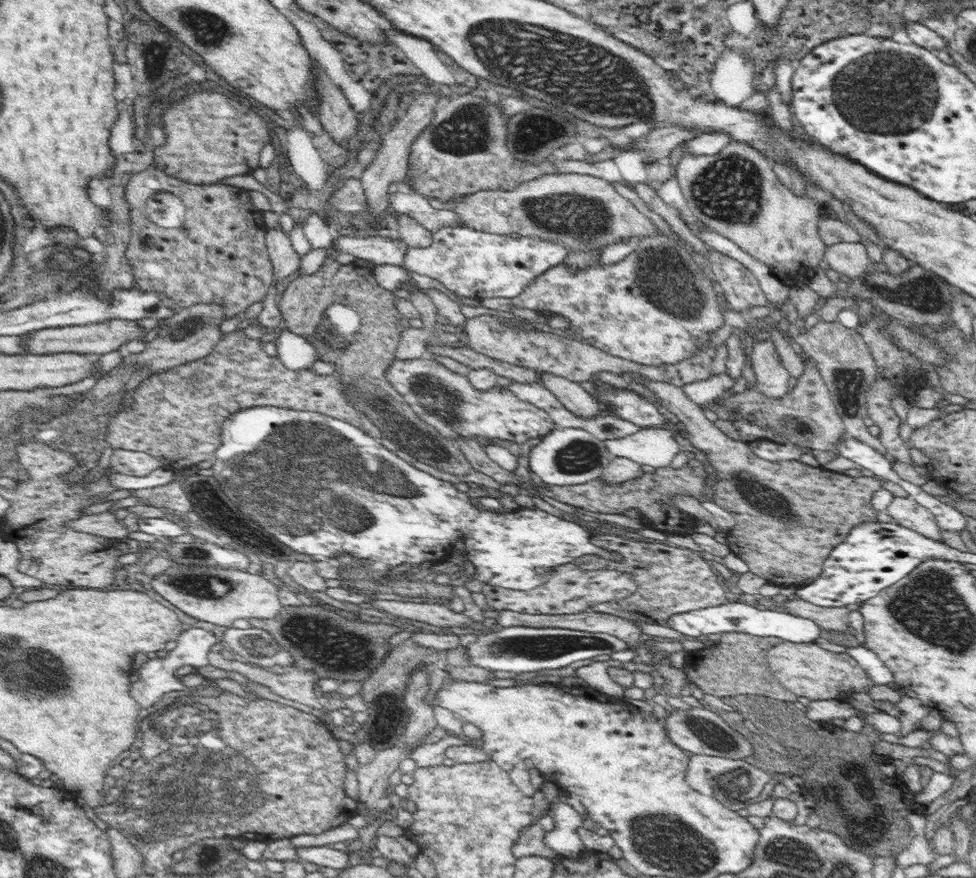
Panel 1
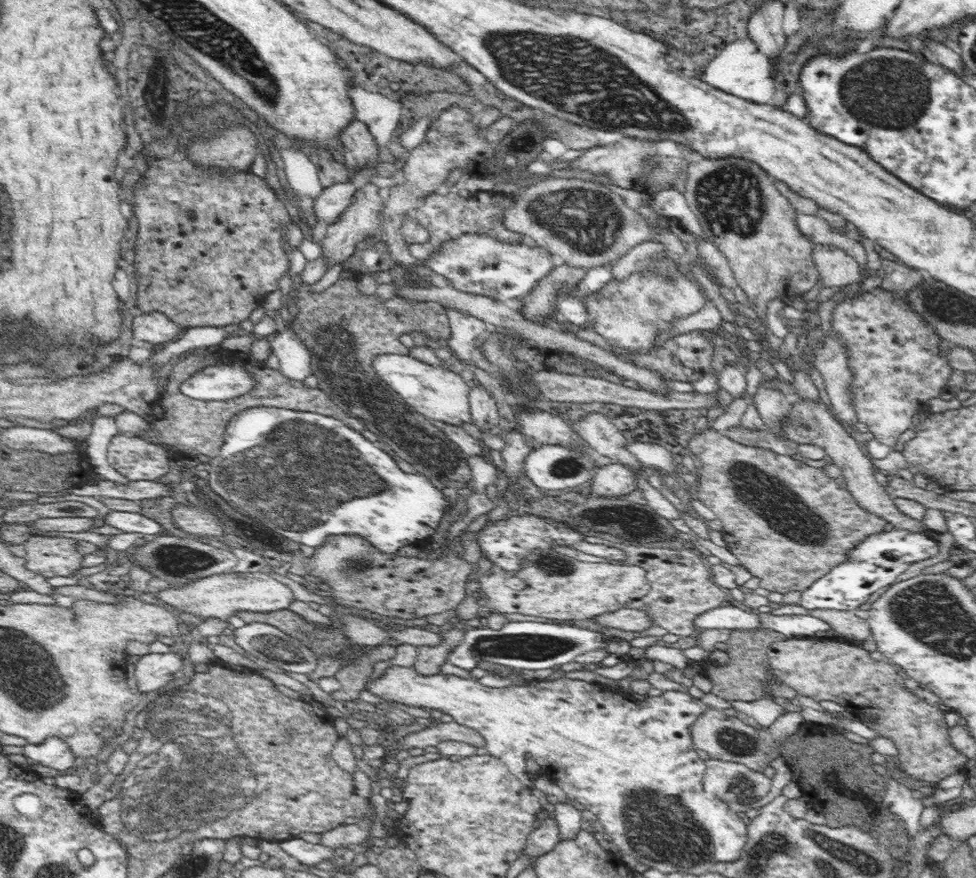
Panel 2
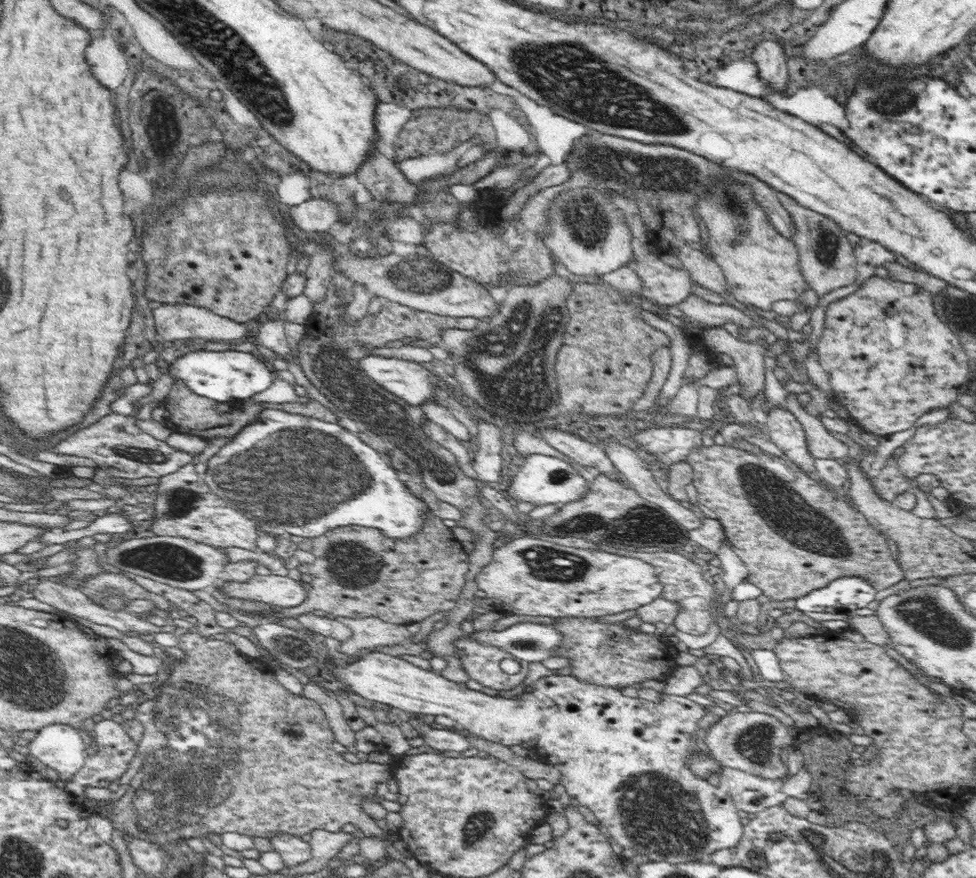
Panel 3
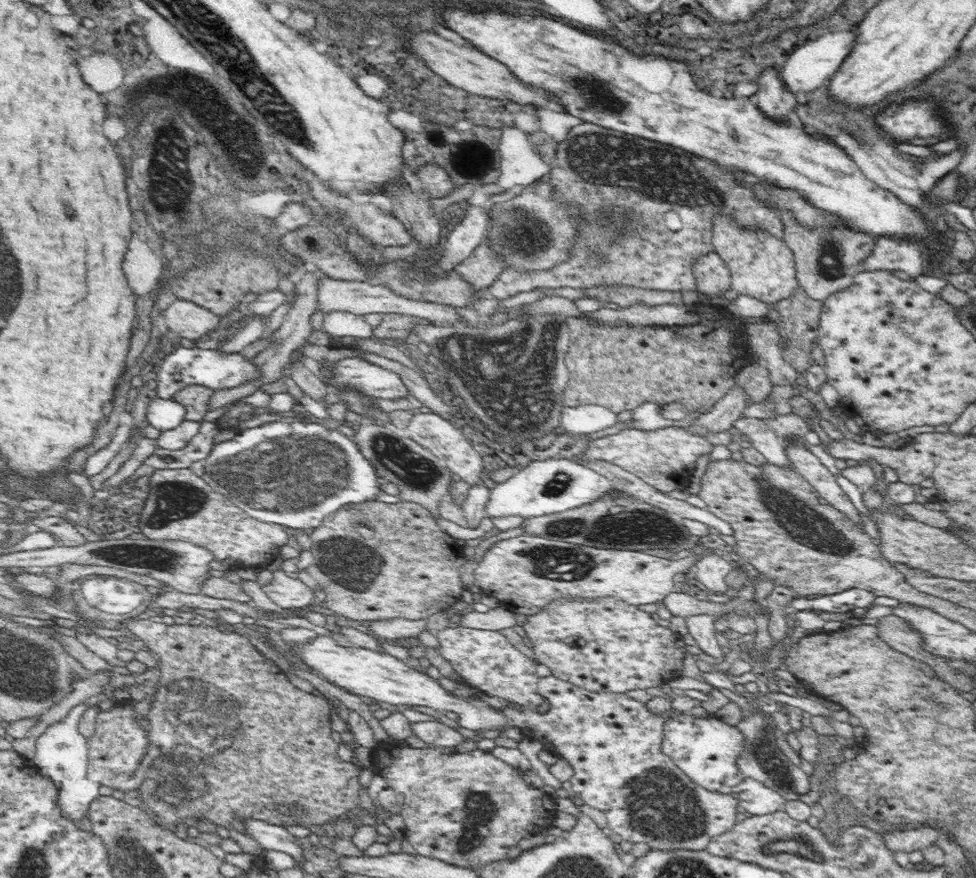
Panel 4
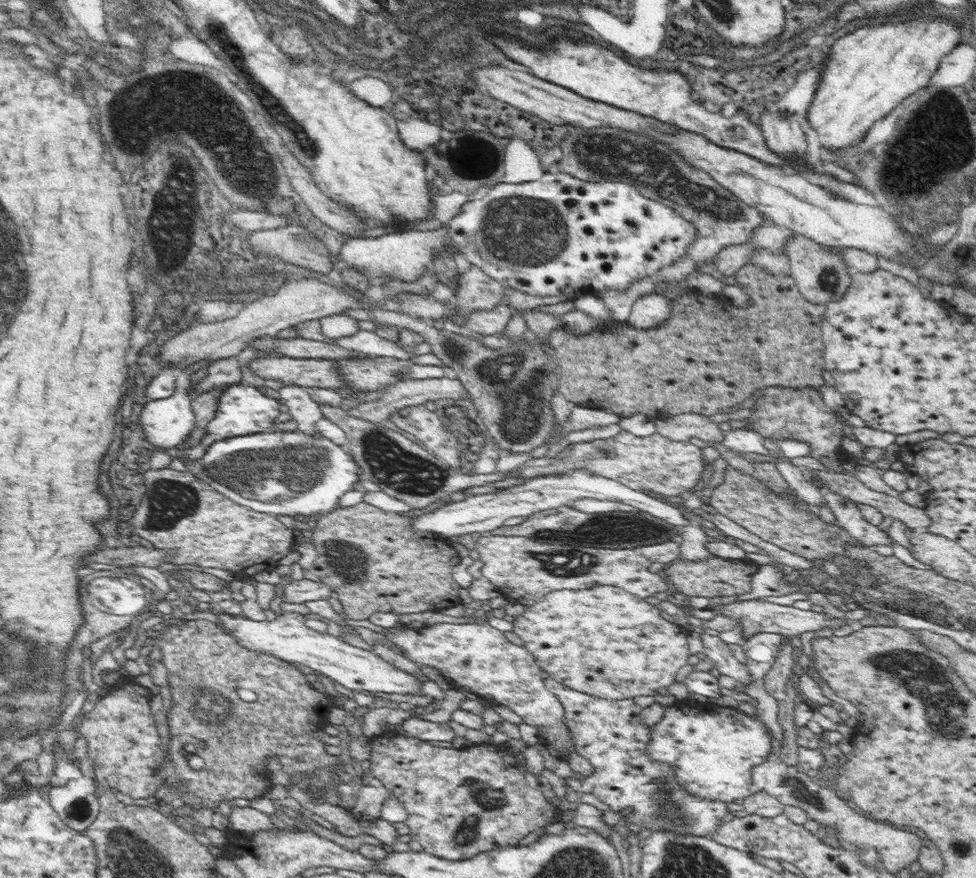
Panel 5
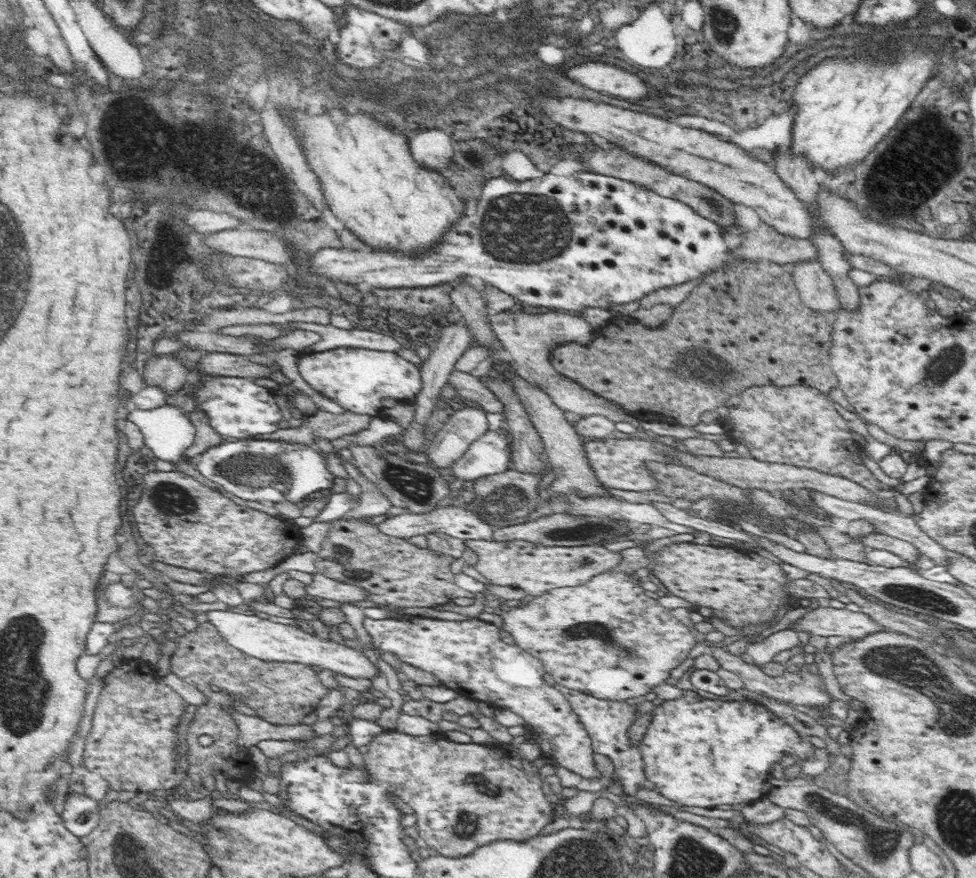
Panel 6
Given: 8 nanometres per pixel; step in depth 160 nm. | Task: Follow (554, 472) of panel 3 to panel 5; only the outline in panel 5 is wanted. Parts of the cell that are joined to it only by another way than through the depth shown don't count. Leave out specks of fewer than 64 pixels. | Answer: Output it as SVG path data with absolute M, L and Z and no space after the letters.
M568 470L560 473L560 477L553 477L555 473L547 473L541 476L531 477L528 480L513 487L502 488L495 493L472 495L463 501L448 503L442 507L417 516L411 522L413 530L420 532L432 532L439 534L448 540L450 536L464 536L472 532L482 534L493 534L493 530L501 526L501 523L514 516L532 516L545 510L552 510L561 506L569 506L572 501L581 498L592 498L596 500L608 500L620 502L647 512L656 518L660 518L678 526L688 526L688 514L682 512L674 505L668 505L638 490L632 490L617 480L612 480L599 474L593 474L587 470Z

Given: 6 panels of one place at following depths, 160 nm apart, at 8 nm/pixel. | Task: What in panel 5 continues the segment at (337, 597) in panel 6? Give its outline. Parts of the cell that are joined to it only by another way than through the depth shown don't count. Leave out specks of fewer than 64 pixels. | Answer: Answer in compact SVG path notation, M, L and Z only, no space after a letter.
M308 579L292 580L281 584L282 596L288 603L304 604L305 602L326 600L335 595L330 586Z

